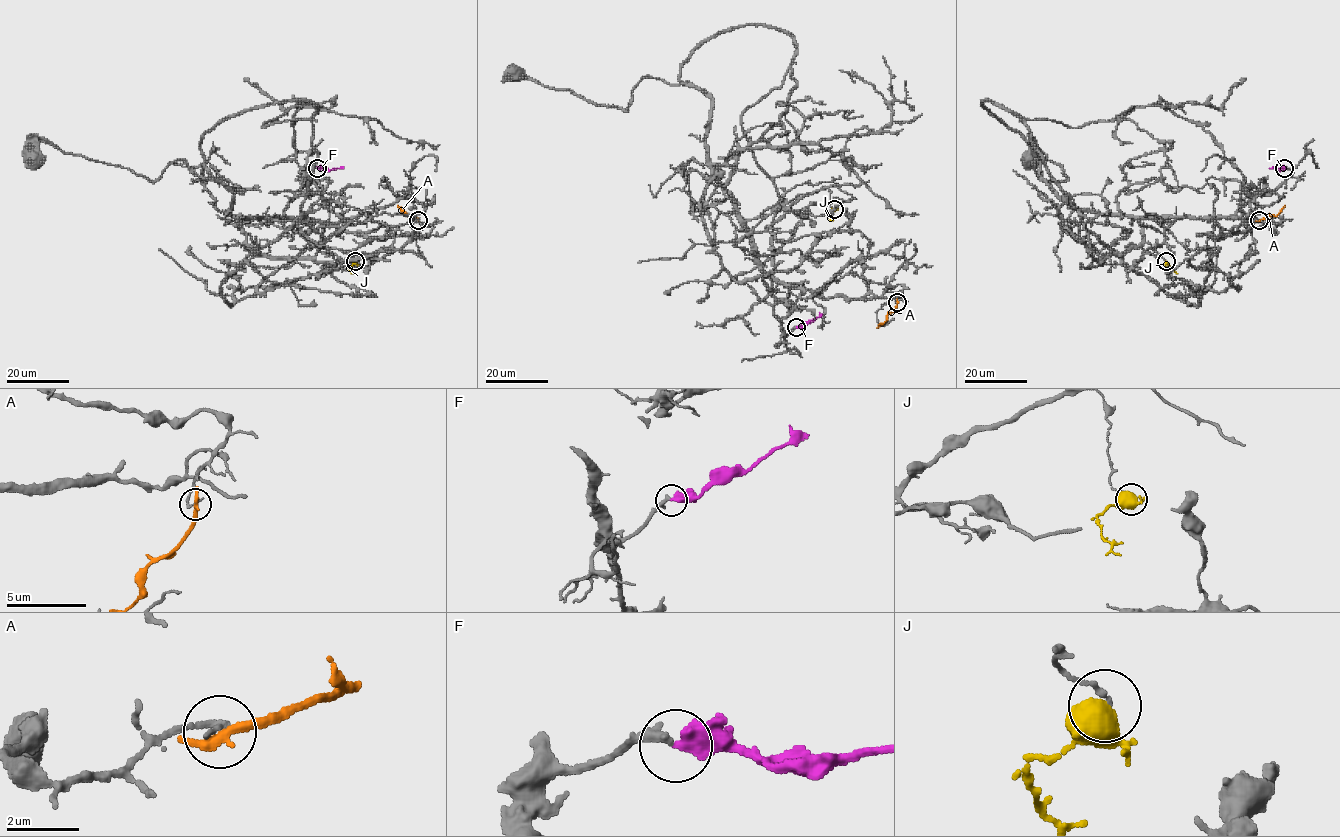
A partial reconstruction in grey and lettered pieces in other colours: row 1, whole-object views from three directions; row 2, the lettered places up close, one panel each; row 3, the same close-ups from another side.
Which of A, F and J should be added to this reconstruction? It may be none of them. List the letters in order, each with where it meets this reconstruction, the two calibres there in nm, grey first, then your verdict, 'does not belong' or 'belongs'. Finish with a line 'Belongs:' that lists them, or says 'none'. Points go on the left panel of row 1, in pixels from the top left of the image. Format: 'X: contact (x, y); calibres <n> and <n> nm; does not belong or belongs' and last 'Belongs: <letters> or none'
A: contact (418, 220); calibres 160 and 360 nm; does not belong
F: contact (317, 168); calibres 280 and 480 nm; belongs
J: contact (355, 261); calibres 120 and 500 nm; does not belong
Belongs: F

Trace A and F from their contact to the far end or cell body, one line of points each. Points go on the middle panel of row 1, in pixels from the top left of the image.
A: (897, 302), (887, 319), (876, 327)
F: (796, 327), (823, 315)

